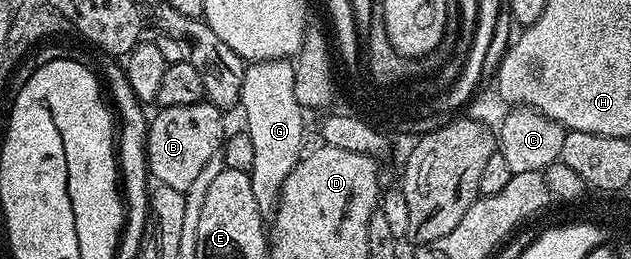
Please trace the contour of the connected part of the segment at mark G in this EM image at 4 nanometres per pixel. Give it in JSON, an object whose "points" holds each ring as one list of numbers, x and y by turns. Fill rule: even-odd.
{"points":[[275,58,265,62,250,62,243,67,240,80,239,109,244,109,246,133,254,143,254,164,251,168,252,179,250,189,254,192,254,201,258,203,260,214,265,218,276,213,276,205,282,192,282,184,286,184,286,176,290,176,293,168,299,164,305,153,304,146,304,114,305,107,298,104,298,96,294,96,294,65,291,61]]}

